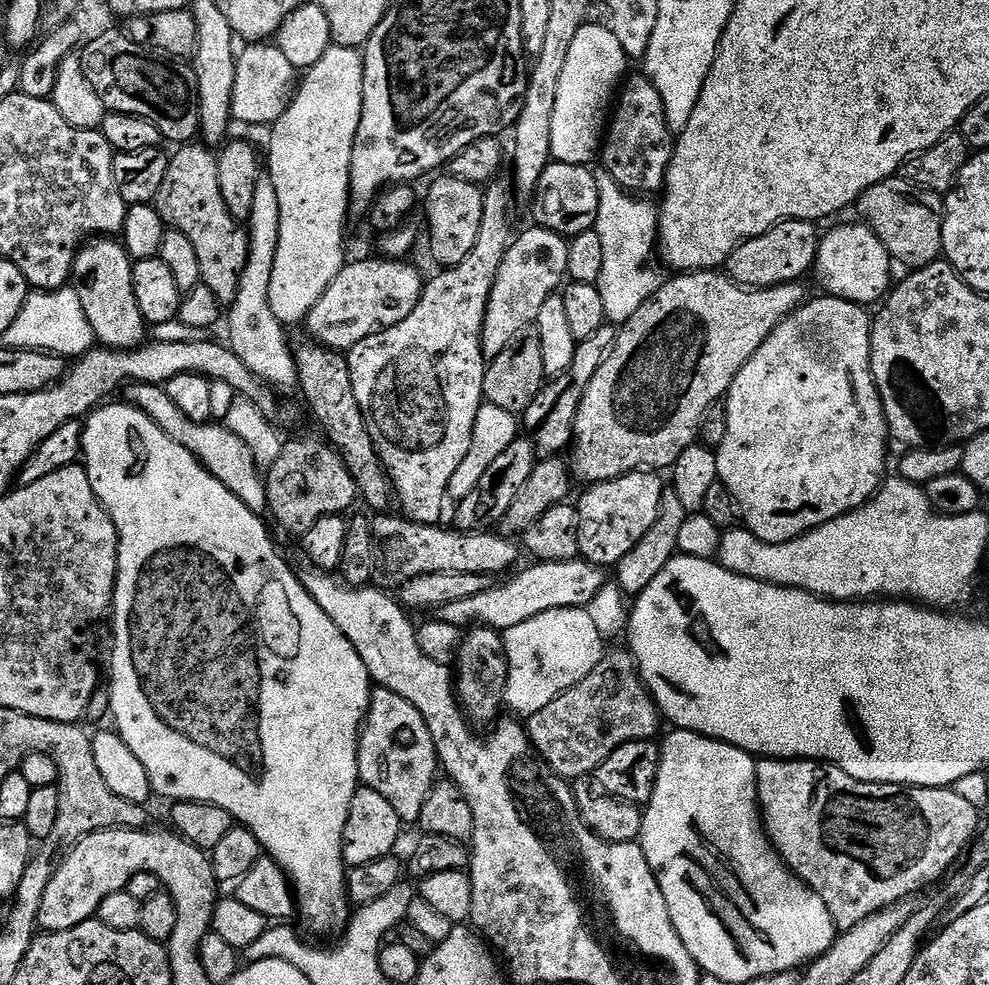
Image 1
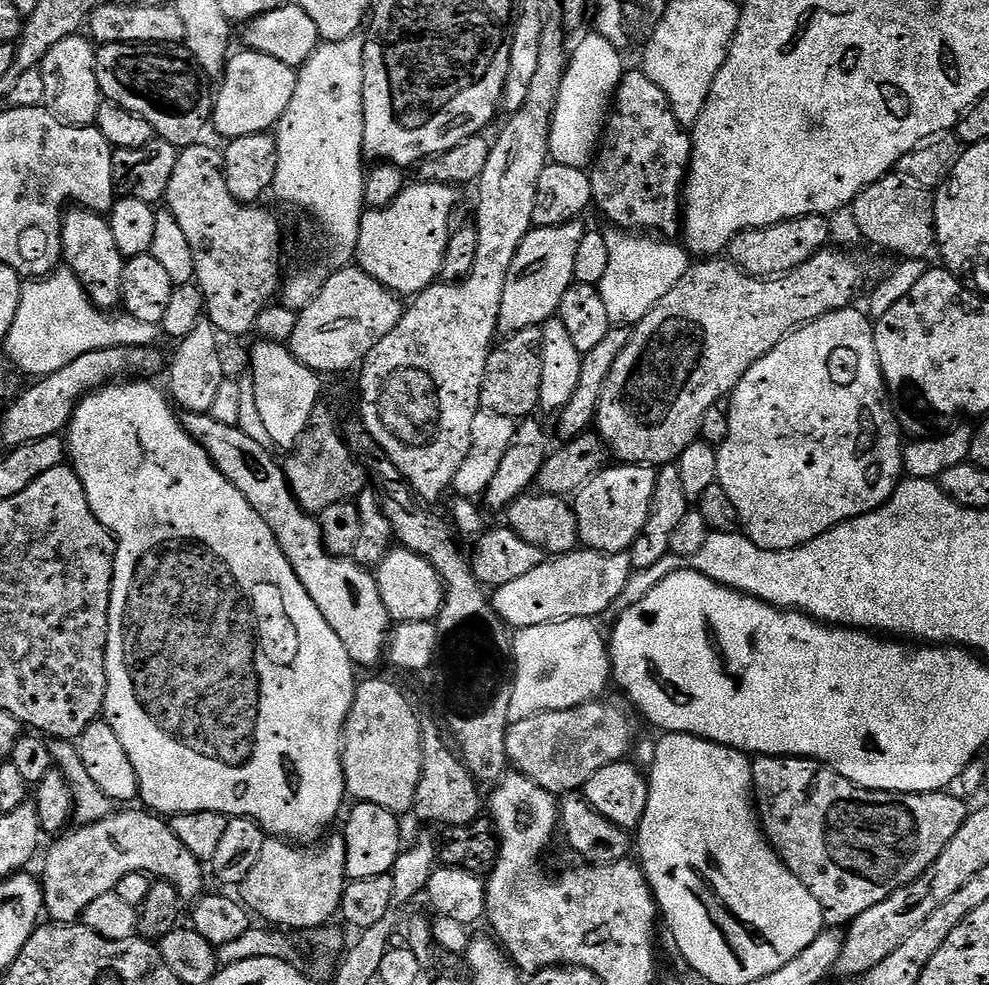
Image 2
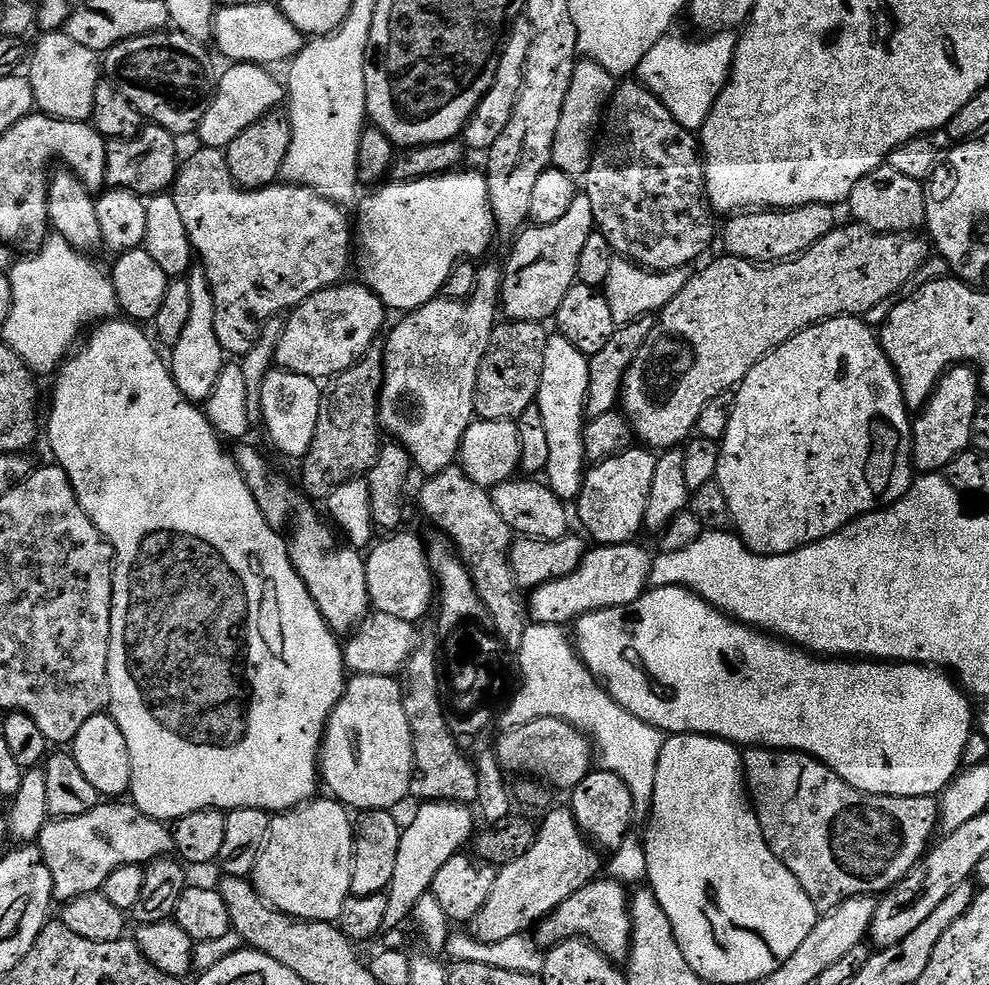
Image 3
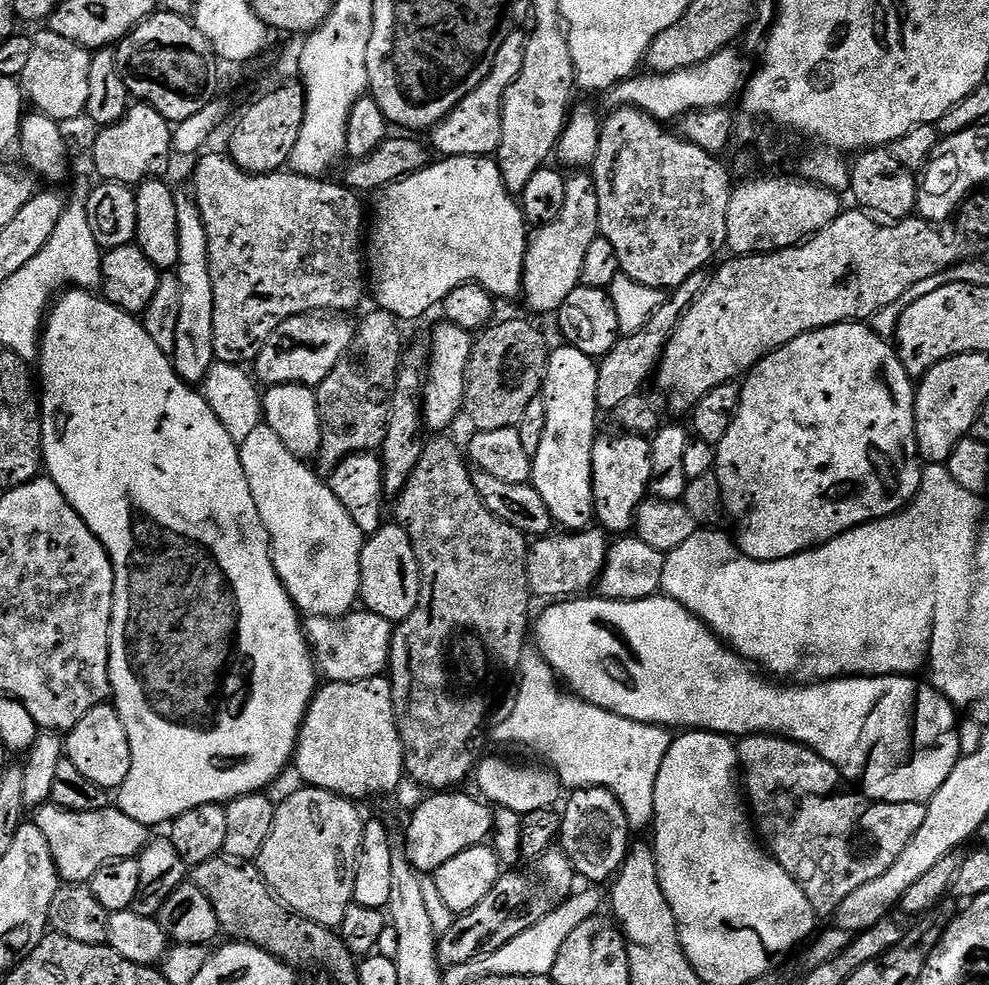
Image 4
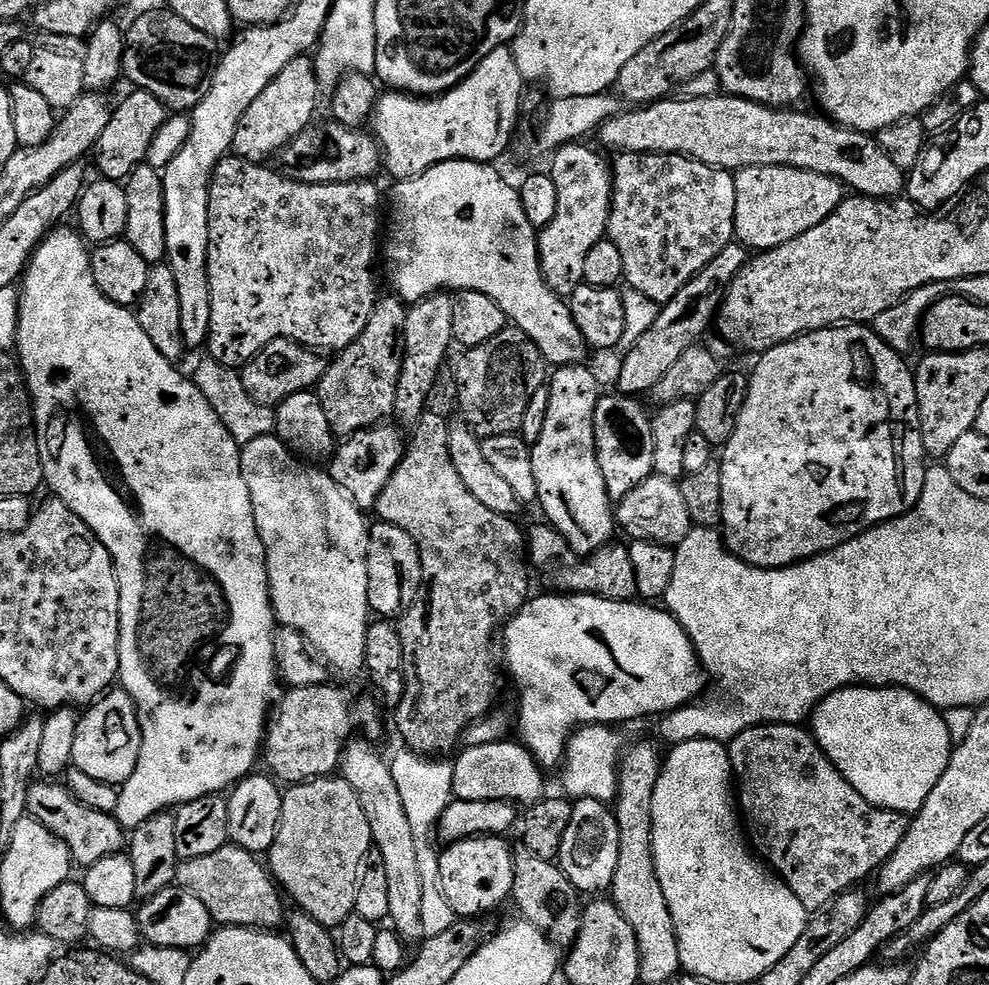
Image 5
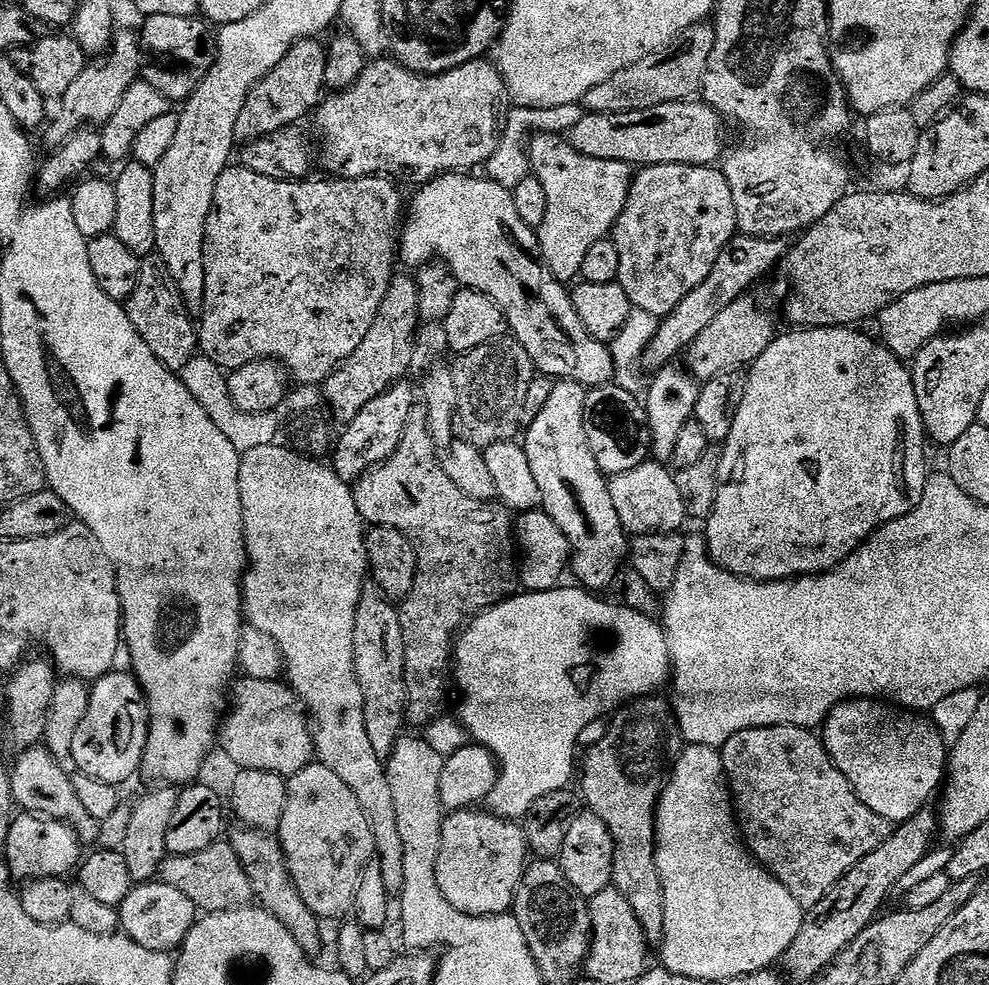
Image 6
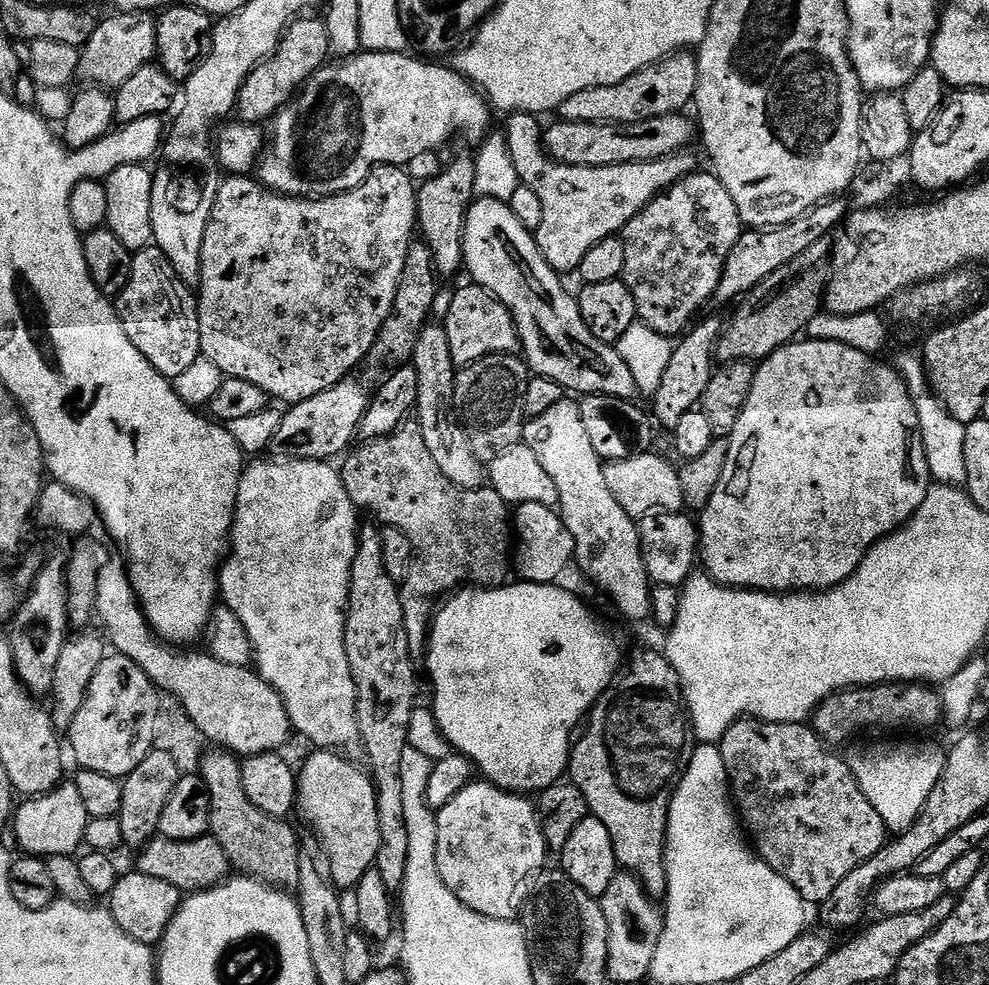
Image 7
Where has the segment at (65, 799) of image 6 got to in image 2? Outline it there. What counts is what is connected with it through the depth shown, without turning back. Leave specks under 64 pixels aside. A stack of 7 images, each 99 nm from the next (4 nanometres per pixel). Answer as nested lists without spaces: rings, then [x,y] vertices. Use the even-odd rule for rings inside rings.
[[[116,810],[93,824],[81,824],[65,831],[52,844],[44,860],[44,907],[53,921],[79,921],[93,900],[115,892],[126,874],[146,872],[156,880],[166,880],[178,890],[181,901],[195,902],[205,895],[205,865],[174,834],[171,823],[148,810]]]

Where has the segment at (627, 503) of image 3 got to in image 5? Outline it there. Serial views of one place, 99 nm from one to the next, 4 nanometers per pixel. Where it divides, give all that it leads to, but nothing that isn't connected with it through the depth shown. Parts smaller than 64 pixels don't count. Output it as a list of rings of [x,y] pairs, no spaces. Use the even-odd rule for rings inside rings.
[[[615,394],[601,395],[594,410],[594,438],[596,457],[602,470],[602,482],[606,482],[608,497],[619,502],[642,482],[654,475],[654,430],[649,413],[644,413],[639,399]]]

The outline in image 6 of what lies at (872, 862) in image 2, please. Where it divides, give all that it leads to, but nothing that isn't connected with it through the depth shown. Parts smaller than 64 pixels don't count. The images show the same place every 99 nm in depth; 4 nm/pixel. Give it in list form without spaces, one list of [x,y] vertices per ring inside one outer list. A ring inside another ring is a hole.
[[[770,726],[736,732],[719,749],[734,797],[736,819],[741,837],[753,856],[782,882],[790,894],[807,910],[818,906],[826,894],[866,854],[870,854],[890,835],[889,821],[883,820],[858,798],[854,786],[838,770],[824,749],[823,739],[811,728]]]

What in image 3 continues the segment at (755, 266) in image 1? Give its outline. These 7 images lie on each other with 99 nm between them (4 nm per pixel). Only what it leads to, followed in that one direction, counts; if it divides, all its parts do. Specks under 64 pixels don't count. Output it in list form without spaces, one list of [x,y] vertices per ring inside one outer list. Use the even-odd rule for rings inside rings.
[[[807,204],[787,210],[744,210],[722,224],[722,240],[727,255],[749,260],[751,264],[765,265],[791,261],[801,252],[810,250],[826,234],[838,227],[837,209],[831,204]]]

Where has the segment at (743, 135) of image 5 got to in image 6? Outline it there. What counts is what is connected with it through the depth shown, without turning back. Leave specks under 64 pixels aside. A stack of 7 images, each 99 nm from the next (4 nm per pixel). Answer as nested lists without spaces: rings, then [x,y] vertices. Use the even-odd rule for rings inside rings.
[[[696,98],[687,100],[679,100],[678,102],[666,102],[662,106],[650,106],[650,110],[634,110],[626,114],[598,114],[590,112],[581,115],[580,121],[571,128],[566,134],[566,139],[574,150],[578,150],[578,154],[586,154],[586,158],[602,158],[610,162],[626,162],[633,166],[647,166],[650,164],[685,164],[686,166],[712,166],[721,159],[720,152],[720,124],[722,125],[722,117],[716,109],[711,108],[709,104],[701,102]]]

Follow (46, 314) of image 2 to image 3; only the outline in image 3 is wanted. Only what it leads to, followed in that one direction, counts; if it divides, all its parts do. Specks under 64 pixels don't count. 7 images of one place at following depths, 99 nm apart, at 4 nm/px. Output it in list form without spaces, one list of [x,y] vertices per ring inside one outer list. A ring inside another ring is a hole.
[[[53,235],[45,239],[40,251],[17,259],[10,269],[12,305],[2,340],[37,377],[51,377],[77,347],[76,339],[80,335],[81,339],[89,326],[117,319],[120,307],[112,277],[92,260],[95,259],[79,252],[66,238]]]

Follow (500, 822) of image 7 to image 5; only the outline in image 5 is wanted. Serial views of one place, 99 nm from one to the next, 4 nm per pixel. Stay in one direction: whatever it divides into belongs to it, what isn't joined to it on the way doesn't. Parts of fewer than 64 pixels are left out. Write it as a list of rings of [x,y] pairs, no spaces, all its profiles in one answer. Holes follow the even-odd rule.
[[[471,836],[468,840],[460,840],[457,844],[449,844],[443,851],[439,853],[440,871],[438,873],[438,892],[443,896],[445,905],[451,908],[453,913],[460,918],[480,918],[483,917],[483,912],[492,912],[499,906],[503,900],[507,901],[512,895],[512,887],[514,886],[514,864],[512,862],[513,845],[507,844],[507,839],[498,836]]]

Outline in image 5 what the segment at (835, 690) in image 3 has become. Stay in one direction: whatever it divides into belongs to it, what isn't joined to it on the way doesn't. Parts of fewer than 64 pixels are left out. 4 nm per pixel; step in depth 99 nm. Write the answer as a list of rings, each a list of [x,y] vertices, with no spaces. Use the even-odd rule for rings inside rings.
[[[555,594],[556,596],[540,596],[529,599],[528,603],[503,625],[502,628],[502,660],[506,672],[512,675],[516,683],[516,692],[520,695],[520,736],[519,743],[531,752],[541,769],[549,770],[565,759],[565,748],[568,746],[570,734],[583,725],[620,726],[623,720],[640,720],[643,716],[656,716],[673,712],[691,704],[701,695],[700,687],[706,684],[706,676],[702,671],[700,659],[696,657],[696,647],[690,642],[686,630],[672,613],[660,606],[649,606],[644,602],[629,602],[626,600],[603,600],[597,596],[574,596],[571,594]],[[853,686],[840,688],[826,697],[810,717],[810,728],[816,741],[830,758],[830,762],[876,808],[891,812],[915,814],[930,798],[930,790],[938,786],[938,778],[946,770],[954,747],[950,731],[944,721],[944,712],[932,707],[918,694],[905,688],[874,688]]]

